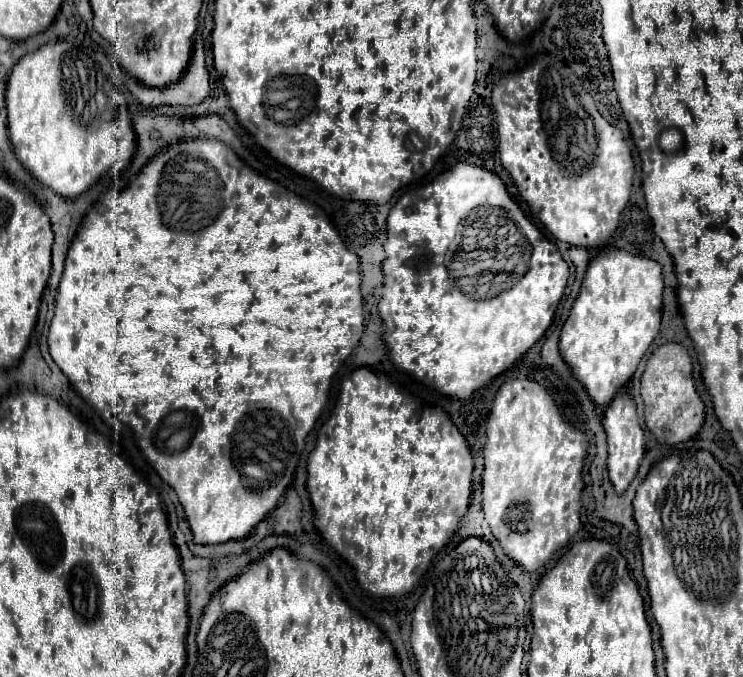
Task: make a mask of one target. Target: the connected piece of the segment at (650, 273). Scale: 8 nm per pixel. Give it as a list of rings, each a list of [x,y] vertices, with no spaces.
[[[616,247],[600,249],[590,261],[580,293],[560,333],[560,353],[584,383],[592,401],[606,407],[634,375],[642,355],[660,331],[662,265]]]

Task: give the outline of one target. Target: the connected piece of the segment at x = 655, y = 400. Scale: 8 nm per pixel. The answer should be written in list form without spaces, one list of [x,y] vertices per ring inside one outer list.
[[[664,343],[650,355],[642,373],[644,419],[660,443],[676,445],[698,435],[704,423],[704,403],[696,393],[692,379],[692,361],[688,351],[676,343]]]

